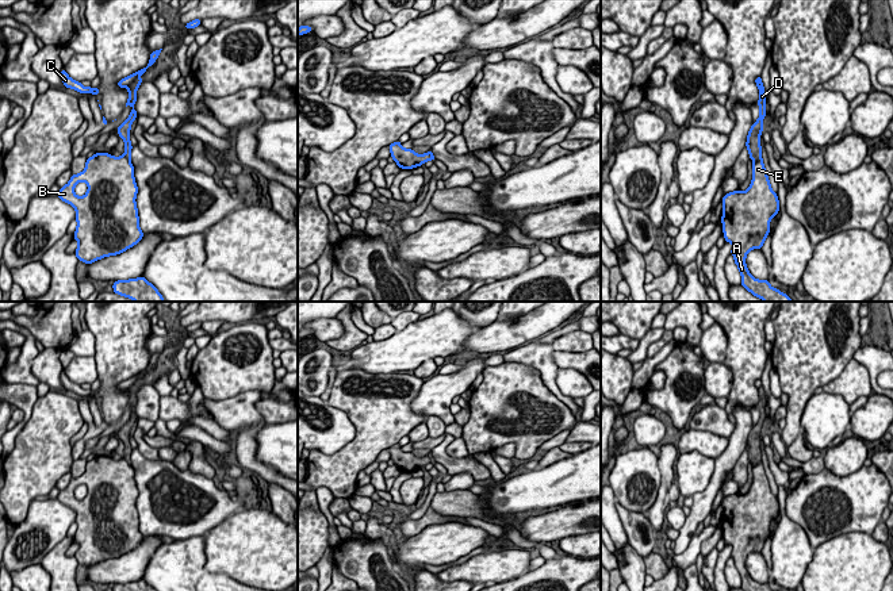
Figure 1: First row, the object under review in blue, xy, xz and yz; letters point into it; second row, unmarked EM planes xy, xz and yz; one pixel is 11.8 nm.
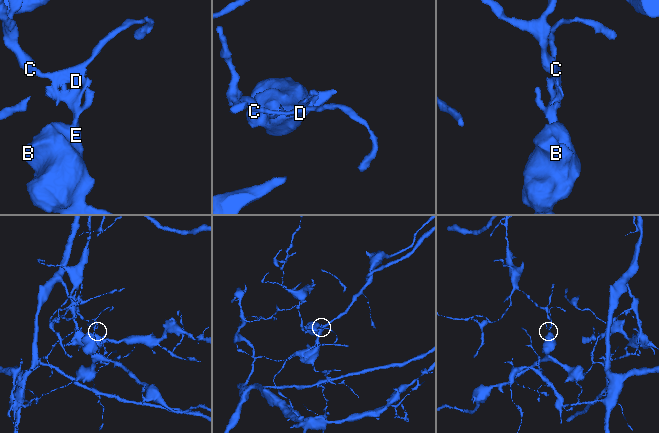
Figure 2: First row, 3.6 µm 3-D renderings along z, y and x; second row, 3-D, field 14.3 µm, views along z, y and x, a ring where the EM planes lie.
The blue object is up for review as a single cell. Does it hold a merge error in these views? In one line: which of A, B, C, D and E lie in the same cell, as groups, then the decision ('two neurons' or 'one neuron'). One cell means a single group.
groups A B E / C D; two neurons

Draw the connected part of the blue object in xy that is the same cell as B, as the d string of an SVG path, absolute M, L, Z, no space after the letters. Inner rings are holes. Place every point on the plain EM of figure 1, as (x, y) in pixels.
M108 456L87 461L85 472L60 491L57 499L76 513L73 541L78 544L74 554L78 564L92 567L120 557L143 541L137 496L133 467L124 458L116 461ZM80 484L88 488L81 500L74 496Z

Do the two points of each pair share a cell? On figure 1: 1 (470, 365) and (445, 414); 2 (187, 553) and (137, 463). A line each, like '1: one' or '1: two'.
1: one
2: two

